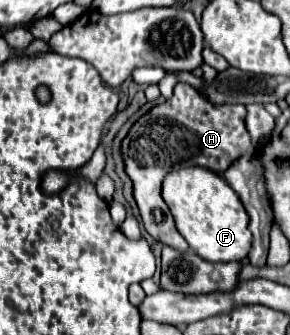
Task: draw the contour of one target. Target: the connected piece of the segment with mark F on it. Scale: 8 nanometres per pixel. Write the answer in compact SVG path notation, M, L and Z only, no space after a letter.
M198 167L178 169L168 173L162 185L162 195L174 215L178 231L188 241L190 249L194 249L202 259L212 263L228 263L248 257L252 247L252 233L248 229L250 217L240 197L224 177Z

